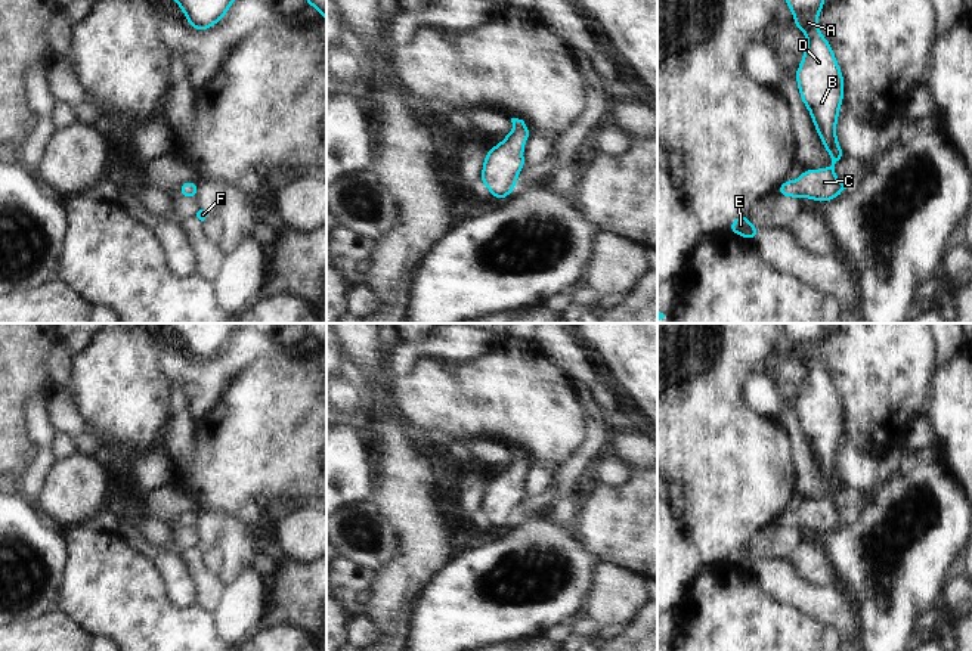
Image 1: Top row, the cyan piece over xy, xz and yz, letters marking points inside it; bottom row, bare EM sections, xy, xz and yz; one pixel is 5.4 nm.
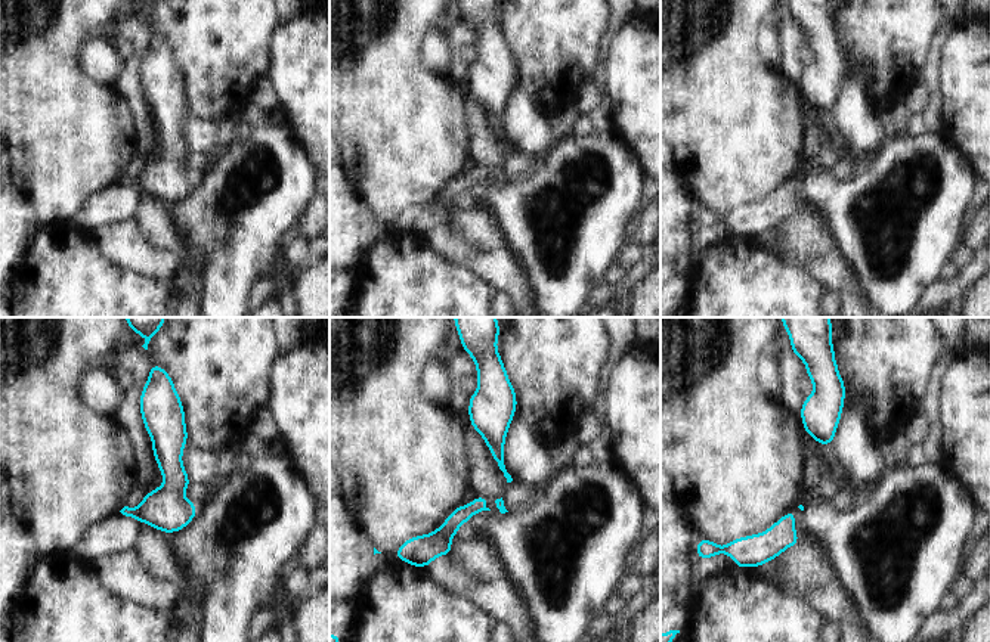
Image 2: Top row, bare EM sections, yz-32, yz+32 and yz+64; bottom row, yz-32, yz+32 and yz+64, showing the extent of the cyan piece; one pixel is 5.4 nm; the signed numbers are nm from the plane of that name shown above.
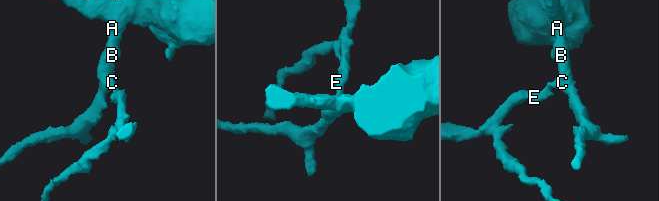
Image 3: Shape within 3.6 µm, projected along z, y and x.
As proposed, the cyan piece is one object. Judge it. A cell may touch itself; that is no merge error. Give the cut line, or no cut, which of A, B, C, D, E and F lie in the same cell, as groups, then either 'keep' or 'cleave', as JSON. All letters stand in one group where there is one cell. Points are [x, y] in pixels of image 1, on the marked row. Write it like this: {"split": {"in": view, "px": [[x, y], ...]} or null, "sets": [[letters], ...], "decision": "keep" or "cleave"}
{"split": null, "sets": [["A", "B", "C", "D", "E", "F"]], "decision": "keep"}

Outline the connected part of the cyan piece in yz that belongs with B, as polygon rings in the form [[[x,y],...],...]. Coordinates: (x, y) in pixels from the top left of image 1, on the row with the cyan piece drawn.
[[[786,0],[795,15],[793,24],[808,38],[802,63],[796,68],[796,83],[801,99],[811,112],[812,123],[830,154],[832,165],[821,170],[804,170],[796,182],[784,180],[778,187],[780,196],[805,196],[812,201],[832,201],[849,185],[838,180],[835,164],[843,158],[836,139],[836,123],[843,100],[843,75],[836,62],[830,43],[818,30],[817,18],[824,0]]]

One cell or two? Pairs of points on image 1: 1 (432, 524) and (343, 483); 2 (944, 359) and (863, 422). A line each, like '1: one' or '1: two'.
1: two
2: two

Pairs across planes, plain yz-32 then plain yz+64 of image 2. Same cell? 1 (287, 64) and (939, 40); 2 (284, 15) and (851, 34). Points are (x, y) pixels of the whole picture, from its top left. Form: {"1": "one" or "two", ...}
{"1": "two", "2": "two"}

